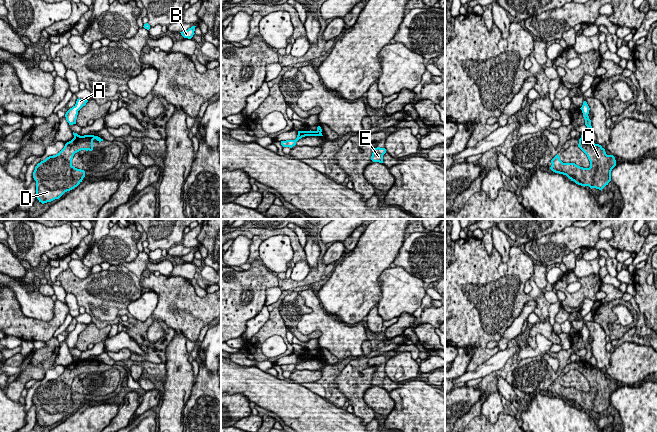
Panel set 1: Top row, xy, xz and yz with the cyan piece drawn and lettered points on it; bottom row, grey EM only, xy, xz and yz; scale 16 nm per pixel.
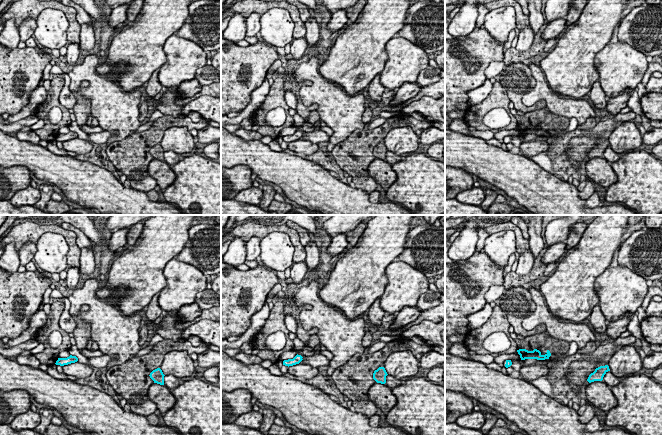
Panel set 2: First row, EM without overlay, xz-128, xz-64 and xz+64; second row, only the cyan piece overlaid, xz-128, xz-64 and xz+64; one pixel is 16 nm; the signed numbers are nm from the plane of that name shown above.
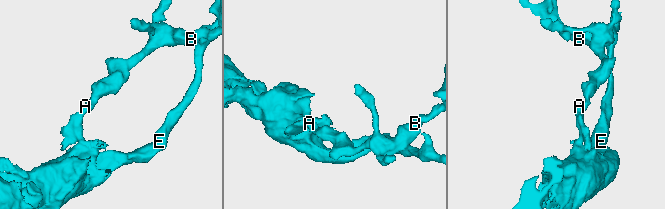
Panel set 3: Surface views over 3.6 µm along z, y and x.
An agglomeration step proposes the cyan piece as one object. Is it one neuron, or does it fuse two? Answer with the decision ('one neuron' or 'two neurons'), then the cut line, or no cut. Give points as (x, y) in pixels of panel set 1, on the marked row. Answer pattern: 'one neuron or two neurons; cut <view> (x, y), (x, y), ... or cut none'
two neurons; cut xz (298, 133), (303, 136)

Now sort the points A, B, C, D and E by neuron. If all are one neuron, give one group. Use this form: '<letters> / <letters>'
A B / C D E

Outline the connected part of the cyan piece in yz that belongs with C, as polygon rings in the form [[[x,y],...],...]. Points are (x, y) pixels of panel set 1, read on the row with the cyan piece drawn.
[[[583,135],[579,139],[578,147],[587,155],[590,161],[589,168],[580,167],[575,163],[563,163],[557,154],[551,160],[550,169],[555,173],[566,175],[578,185],[602,191],[611,181],[611,171],[616,166],[615,157],[607,155],[601,145],[591,142]]]

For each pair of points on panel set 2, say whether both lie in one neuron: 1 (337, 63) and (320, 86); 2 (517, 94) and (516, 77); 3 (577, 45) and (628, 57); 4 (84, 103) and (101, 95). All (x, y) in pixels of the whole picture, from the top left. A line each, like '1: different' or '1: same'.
1: different
2: same
3: different
4: different

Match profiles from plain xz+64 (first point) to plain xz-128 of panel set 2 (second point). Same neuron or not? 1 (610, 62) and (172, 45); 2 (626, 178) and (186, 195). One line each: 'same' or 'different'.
1: same
2: same

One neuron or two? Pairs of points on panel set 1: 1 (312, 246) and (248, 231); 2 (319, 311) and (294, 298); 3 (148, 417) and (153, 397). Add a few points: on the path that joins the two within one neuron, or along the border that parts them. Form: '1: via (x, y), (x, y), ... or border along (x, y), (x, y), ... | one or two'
1: border along (303, 247), (306, 259) | two
2: border along (298, 293), (311, 311), (301, 317), (297, 326) | two
3: via (148, 412), (149, 402) | one

